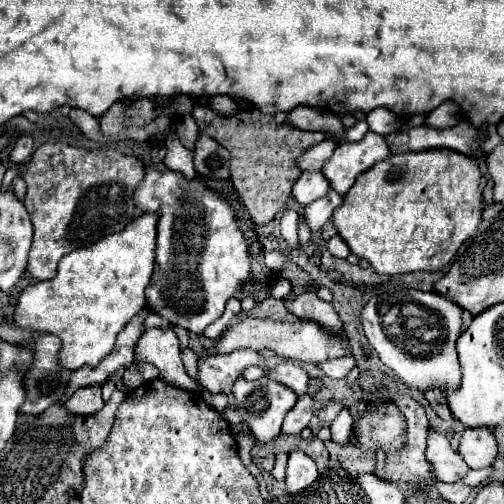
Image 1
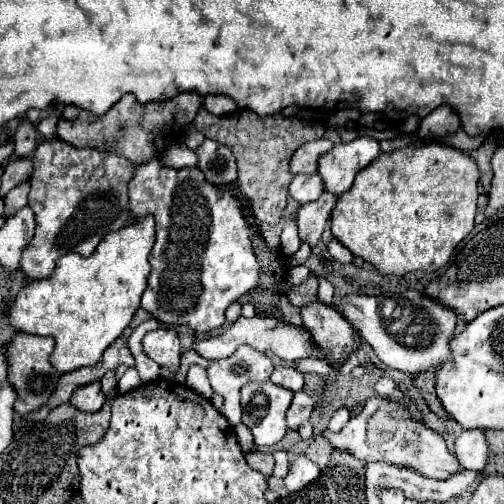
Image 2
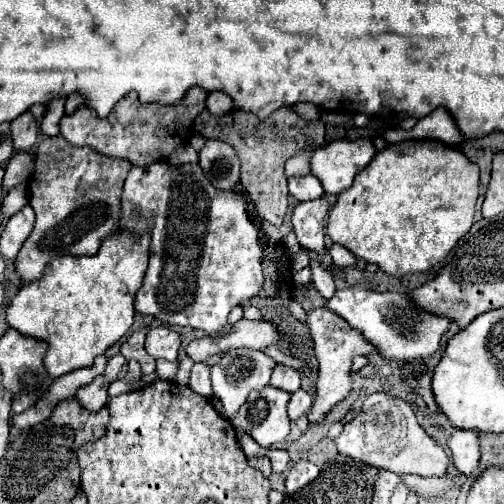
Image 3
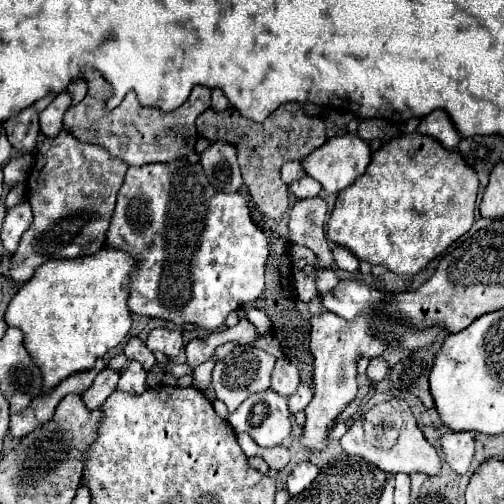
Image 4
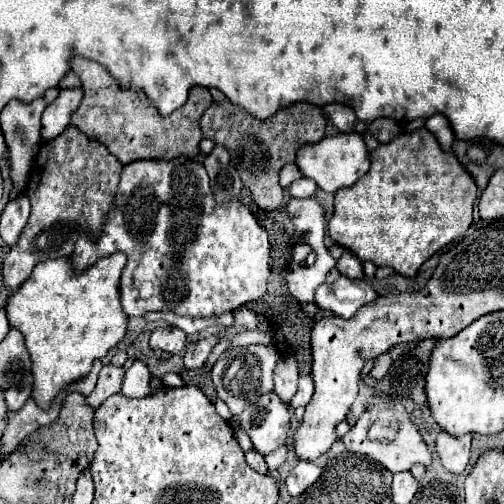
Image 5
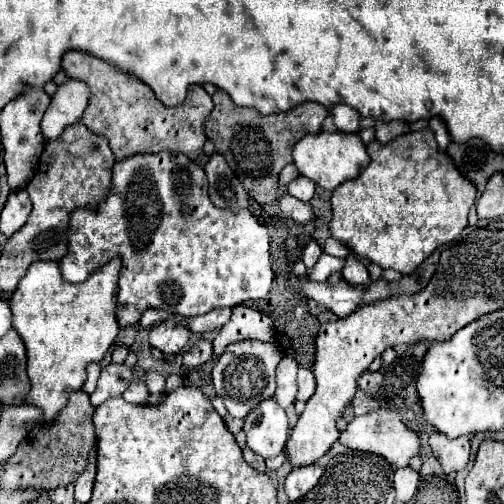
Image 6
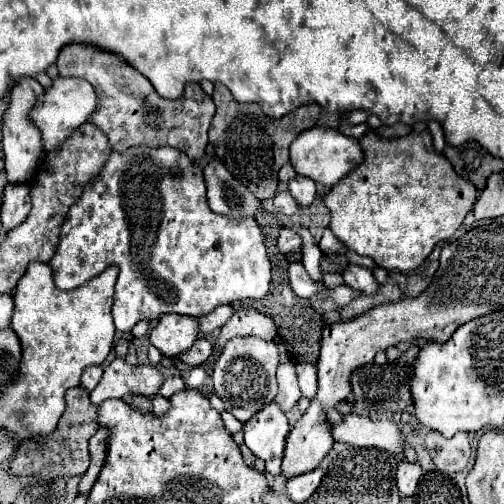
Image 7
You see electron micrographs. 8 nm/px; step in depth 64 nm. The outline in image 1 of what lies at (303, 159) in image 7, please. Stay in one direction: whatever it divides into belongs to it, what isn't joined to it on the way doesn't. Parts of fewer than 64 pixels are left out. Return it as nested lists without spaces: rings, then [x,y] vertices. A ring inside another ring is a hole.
[[[368,132],[360,142],[338,144],[334,154],[324,162],[322,174],[328,178],[332,190],[346,194],[358,174],[372,168],[376,162],[386,160],[388,154],[384,136]]]

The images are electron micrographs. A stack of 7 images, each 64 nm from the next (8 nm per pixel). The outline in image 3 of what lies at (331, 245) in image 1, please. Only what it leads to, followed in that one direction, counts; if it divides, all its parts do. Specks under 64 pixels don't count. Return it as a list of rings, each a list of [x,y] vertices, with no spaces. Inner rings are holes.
[[[332,244],[332,248],[328,250],[328,254],[332,256],[334,264],[340,268],[350,268],[356,264],[356,256],[352,252],[348,252],[346,248],[342,248],[340,244]]]

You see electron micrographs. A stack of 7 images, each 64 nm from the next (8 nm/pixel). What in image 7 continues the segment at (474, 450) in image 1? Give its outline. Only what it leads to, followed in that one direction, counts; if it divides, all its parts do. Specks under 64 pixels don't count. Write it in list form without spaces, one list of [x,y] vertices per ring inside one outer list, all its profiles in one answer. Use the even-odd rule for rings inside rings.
[[[430,432],[424,440],[432,462],[444,474],[462,472],[470,458],[470,434],[458,432],[452,438],[444,438],[438,432]]]

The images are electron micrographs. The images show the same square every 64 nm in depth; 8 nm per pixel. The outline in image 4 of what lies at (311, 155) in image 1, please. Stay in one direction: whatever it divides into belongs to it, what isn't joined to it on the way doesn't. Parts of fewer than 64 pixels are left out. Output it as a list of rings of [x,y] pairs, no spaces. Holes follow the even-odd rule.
[[[286,162],[286,164],[282,166],[282,180],[284,180],[286,184],[290,184],[292,180],[302,178],[302,176],[306,176],[306,172],[304,172],[304,168],[302,168],[300,162]]]

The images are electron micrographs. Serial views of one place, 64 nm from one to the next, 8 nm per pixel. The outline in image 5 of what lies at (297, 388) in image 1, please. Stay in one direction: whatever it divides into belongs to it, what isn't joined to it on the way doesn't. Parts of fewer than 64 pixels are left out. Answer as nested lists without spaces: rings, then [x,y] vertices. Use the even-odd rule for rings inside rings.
[[[280,358],[274,370],[274,392],[280,396],[284,404],[290,404],[292,396],[296,394],[298,384],[298,366],[294,358]]]

